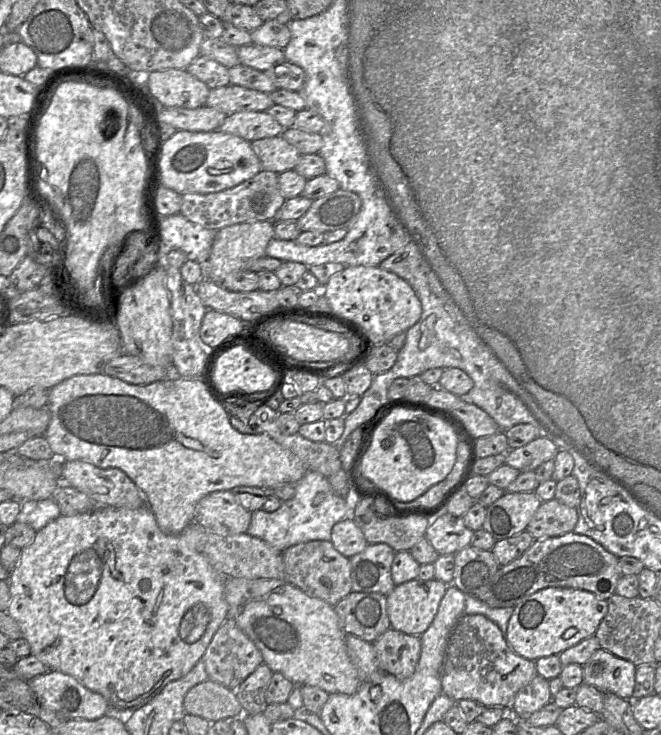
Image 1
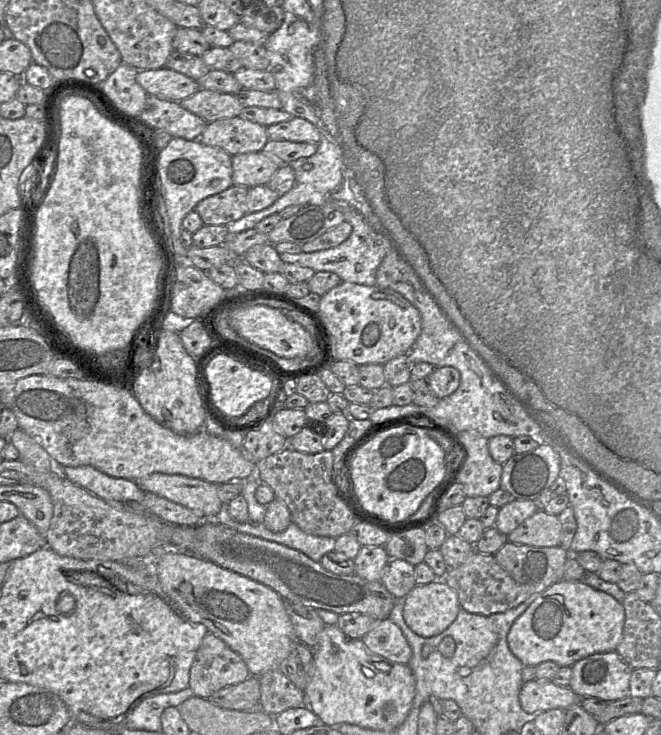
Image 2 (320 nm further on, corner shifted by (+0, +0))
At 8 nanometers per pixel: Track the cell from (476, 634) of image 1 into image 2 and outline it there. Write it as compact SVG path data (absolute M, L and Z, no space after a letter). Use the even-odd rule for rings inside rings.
M533 680L522 684L519 701L522 710L529 716L552 709L567 710L570 706L580 702L580 699L569 687L557 686L548 680Z

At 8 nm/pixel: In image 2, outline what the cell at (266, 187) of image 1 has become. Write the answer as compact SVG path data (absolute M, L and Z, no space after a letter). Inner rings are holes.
M232 185L226 190L197 203L194 210L204 225L226 225L247 213L248 187Z

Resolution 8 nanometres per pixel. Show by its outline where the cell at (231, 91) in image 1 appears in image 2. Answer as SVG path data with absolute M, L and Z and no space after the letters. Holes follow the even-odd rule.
M199 89L188 98L179 101L179 104L207 123L237 117L244 108L234 94L207 89Z

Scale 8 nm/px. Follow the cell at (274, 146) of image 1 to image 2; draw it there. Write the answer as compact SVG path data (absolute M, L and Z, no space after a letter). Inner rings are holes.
M261 151L232 155L233 185L254 187L267 185L281 163Z

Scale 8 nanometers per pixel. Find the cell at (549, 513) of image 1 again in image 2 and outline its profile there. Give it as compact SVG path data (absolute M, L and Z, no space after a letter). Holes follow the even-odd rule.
M538 510L507 535L508 542L532 547L560 547L562 527L558 516Z

